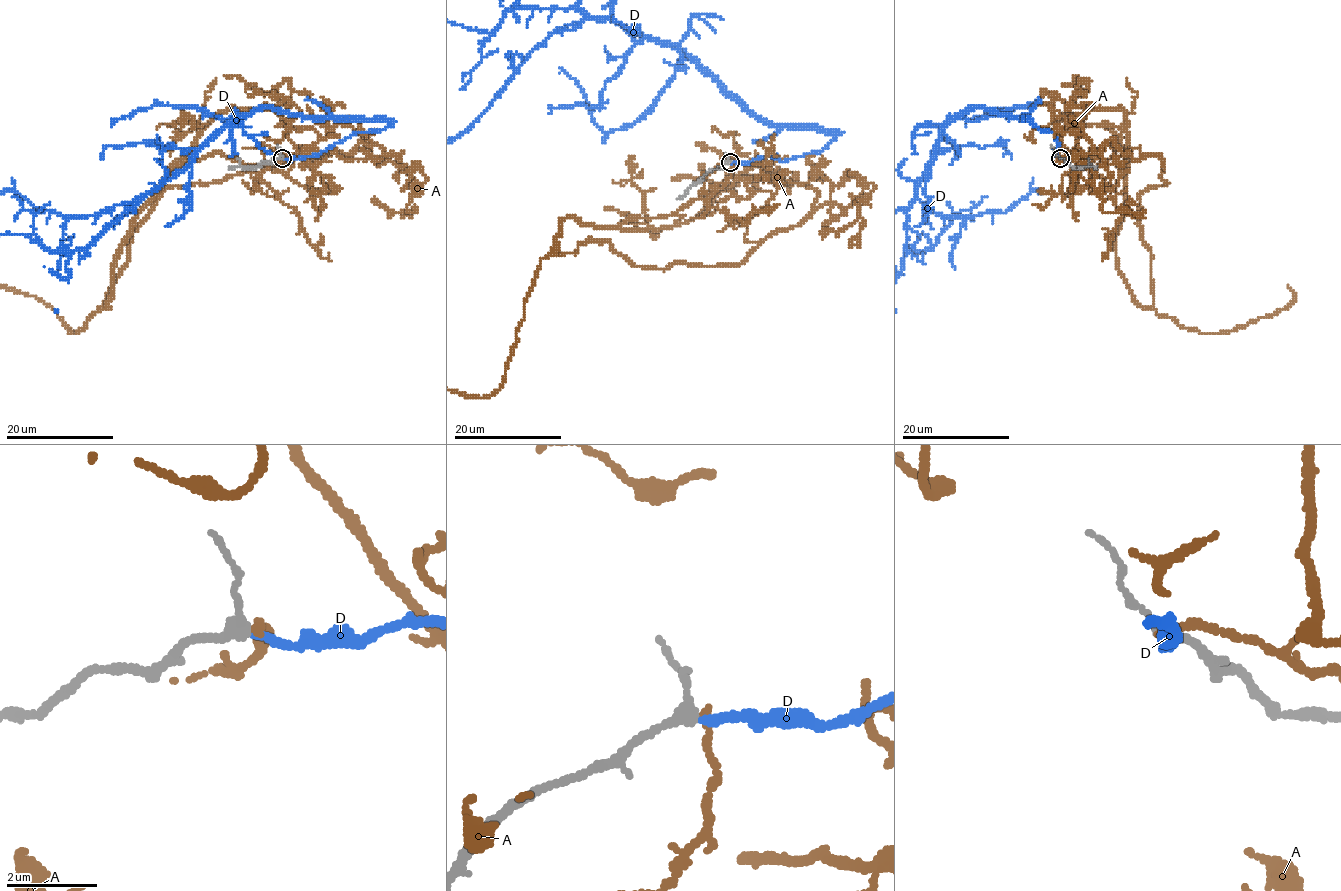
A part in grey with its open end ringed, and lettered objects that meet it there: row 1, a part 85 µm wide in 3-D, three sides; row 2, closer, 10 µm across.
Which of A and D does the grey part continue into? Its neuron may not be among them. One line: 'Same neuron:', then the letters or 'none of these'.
Same neuron: D

